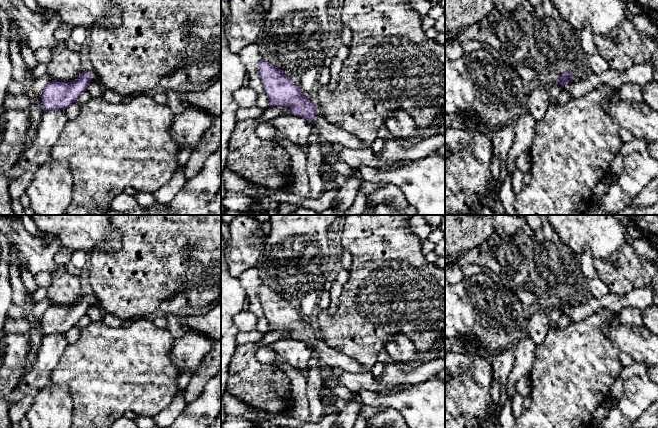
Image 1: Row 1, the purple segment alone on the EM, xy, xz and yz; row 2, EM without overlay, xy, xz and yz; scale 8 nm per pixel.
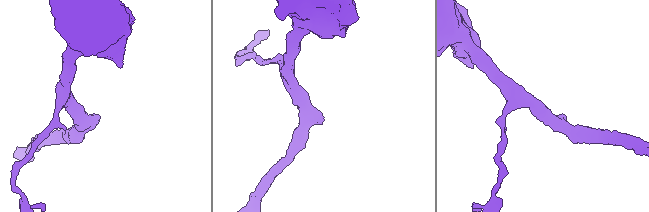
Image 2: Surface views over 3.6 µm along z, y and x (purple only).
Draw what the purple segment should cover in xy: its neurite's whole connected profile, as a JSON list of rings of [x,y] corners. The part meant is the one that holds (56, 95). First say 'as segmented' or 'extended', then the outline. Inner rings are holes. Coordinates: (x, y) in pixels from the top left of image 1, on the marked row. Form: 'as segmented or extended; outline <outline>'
extended; outline [[[82,71],[76,80],[68,83],[52,80],[41,94],[43,112],[64,110],[72,103],[77,102],[80,94],[87,90],[91,81],[101,83],[96,71],[90,73]]]

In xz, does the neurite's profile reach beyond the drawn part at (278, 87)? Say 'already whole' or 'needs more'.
needs more

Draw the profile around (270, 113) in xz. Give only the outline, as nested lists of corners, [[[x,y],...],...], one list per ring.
[[[270,106],[263,111],[262,115],[266,121],[271,121],[272,119],[281,114],[286,114],[289,109],[289,106]]]

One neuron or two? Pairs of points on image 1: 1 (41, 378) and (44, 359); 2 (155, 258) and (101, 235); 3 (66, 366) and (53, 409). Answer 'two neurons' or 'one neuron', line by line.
1: one neuron
2: two neurons
3: two neurons

